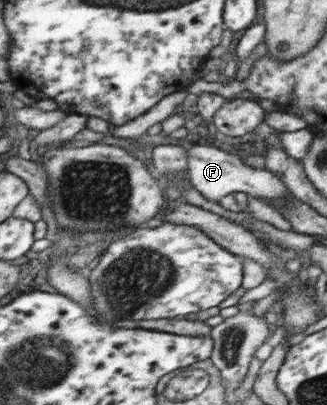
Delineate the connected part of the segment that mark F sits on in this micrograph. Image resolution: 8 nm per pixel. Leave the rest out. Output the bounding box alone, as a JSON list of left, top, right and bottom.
[186,144,292,204]

